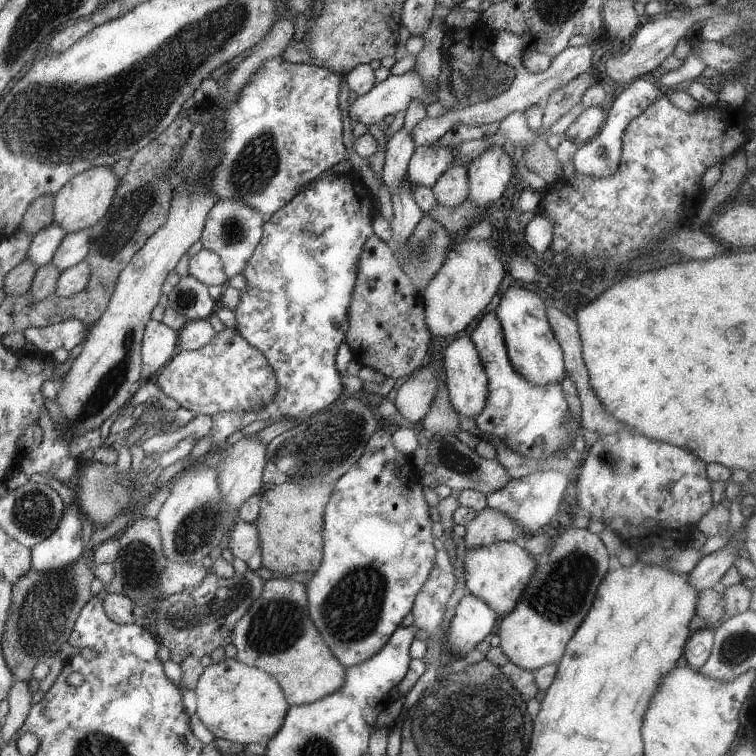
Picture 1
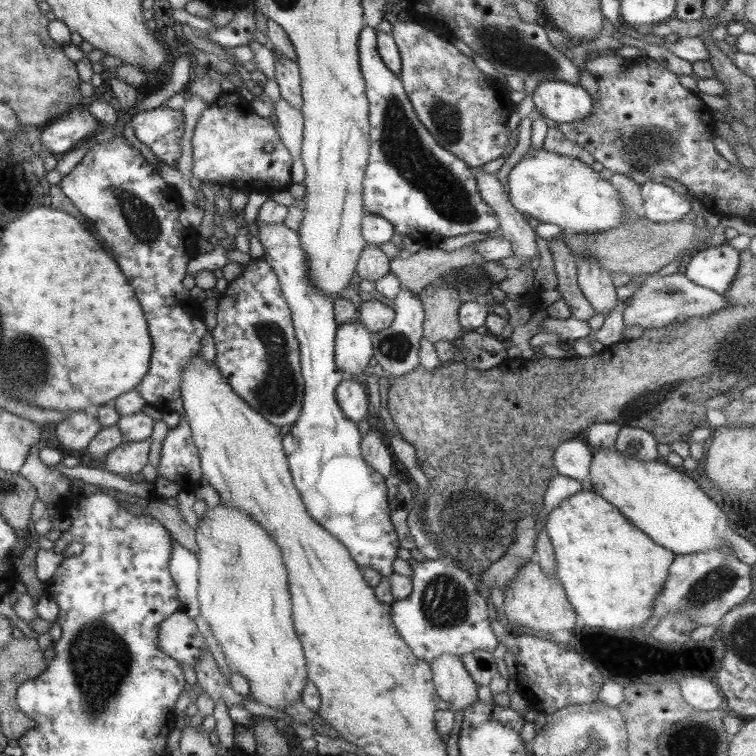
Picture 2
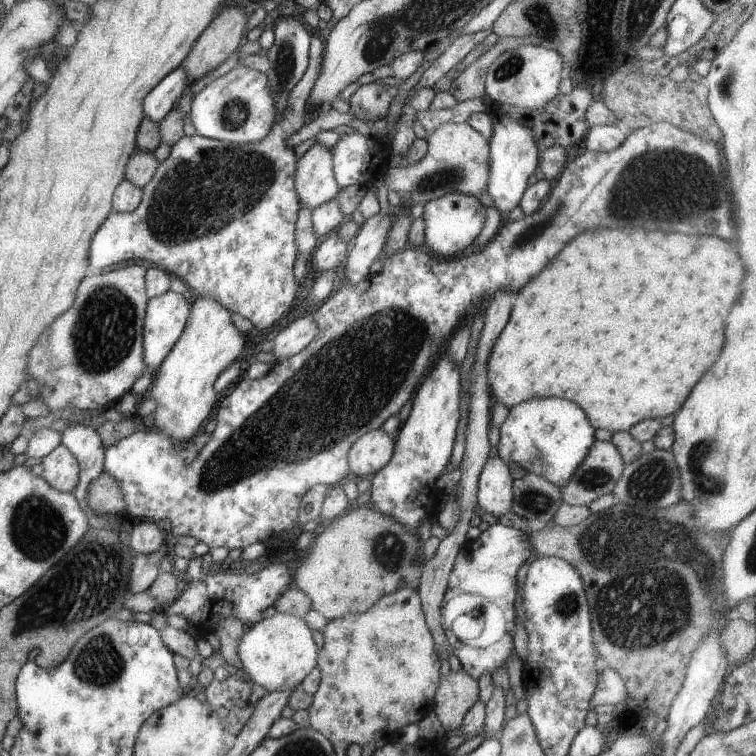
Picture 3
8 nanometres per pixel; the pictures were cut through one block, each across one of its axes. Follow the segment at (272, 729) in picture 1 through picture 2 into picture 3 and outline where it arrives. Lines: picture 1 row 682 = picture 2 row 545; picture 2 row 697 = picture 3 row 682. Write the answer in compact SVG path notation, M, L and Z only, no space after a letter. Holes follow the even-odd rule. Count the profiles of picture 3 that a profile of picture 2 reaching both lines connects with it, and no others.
M276 613L270 618L262 618L245 630L241 640L237 642L237 654L243 672L253 684L265 688L267 693L298 688L303 678L315 668L318 650L311 636L312 630L303 619Z

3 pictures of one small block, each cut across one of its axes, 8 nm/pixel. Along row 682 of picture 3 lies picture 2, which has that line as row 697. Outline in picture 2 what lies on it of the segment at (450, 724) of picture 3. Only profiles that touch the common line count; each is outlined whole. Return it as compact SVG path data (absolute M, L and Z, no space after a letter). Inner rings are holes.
M442 654L428 665L432 670L435 692L443 702L447 702L450 711L465 710L476 701L476 684L459 658L452 654Z

